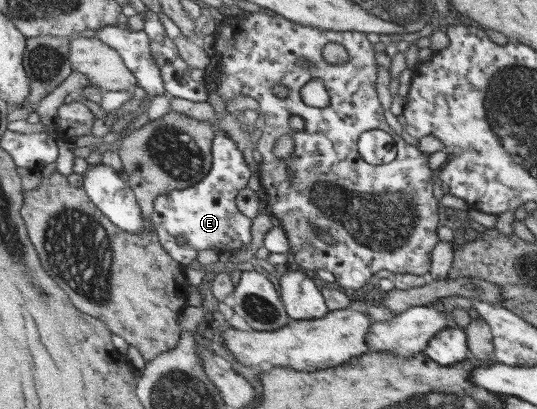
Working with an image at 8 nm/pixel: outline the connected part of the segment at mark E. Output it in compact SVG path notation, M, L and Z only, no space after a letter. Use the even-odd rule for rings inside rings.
M218 132L213 143L213 167L208 176L192 187L171 189L155 200L151 220L162 247L178 264L187 267L196 259L196 253L205 249L232 253L252 245L252 218L244 215L237 205L240 191L246 188L252 175L238 145L226 133ZM175 237L183 237L184 244L180 245Z

